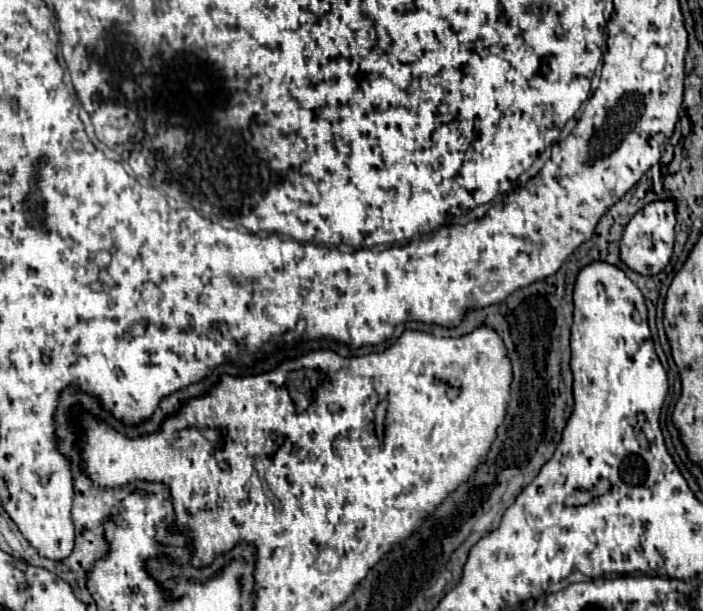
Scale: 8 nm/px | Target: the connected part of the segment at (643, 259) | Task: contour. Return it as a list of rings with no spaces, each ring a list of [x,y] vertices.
[[[655,200],[651,204],[647,204],[641,212],[637,212],[625,232],[623,232],[623,240],[621,240],[621,260],[635,270],[637,274],[643,276],[653,276],[659,274],[671,254],[673,254],[673,236],[675,236],[675,222],[677,222],[677,202],[675,200]]]

